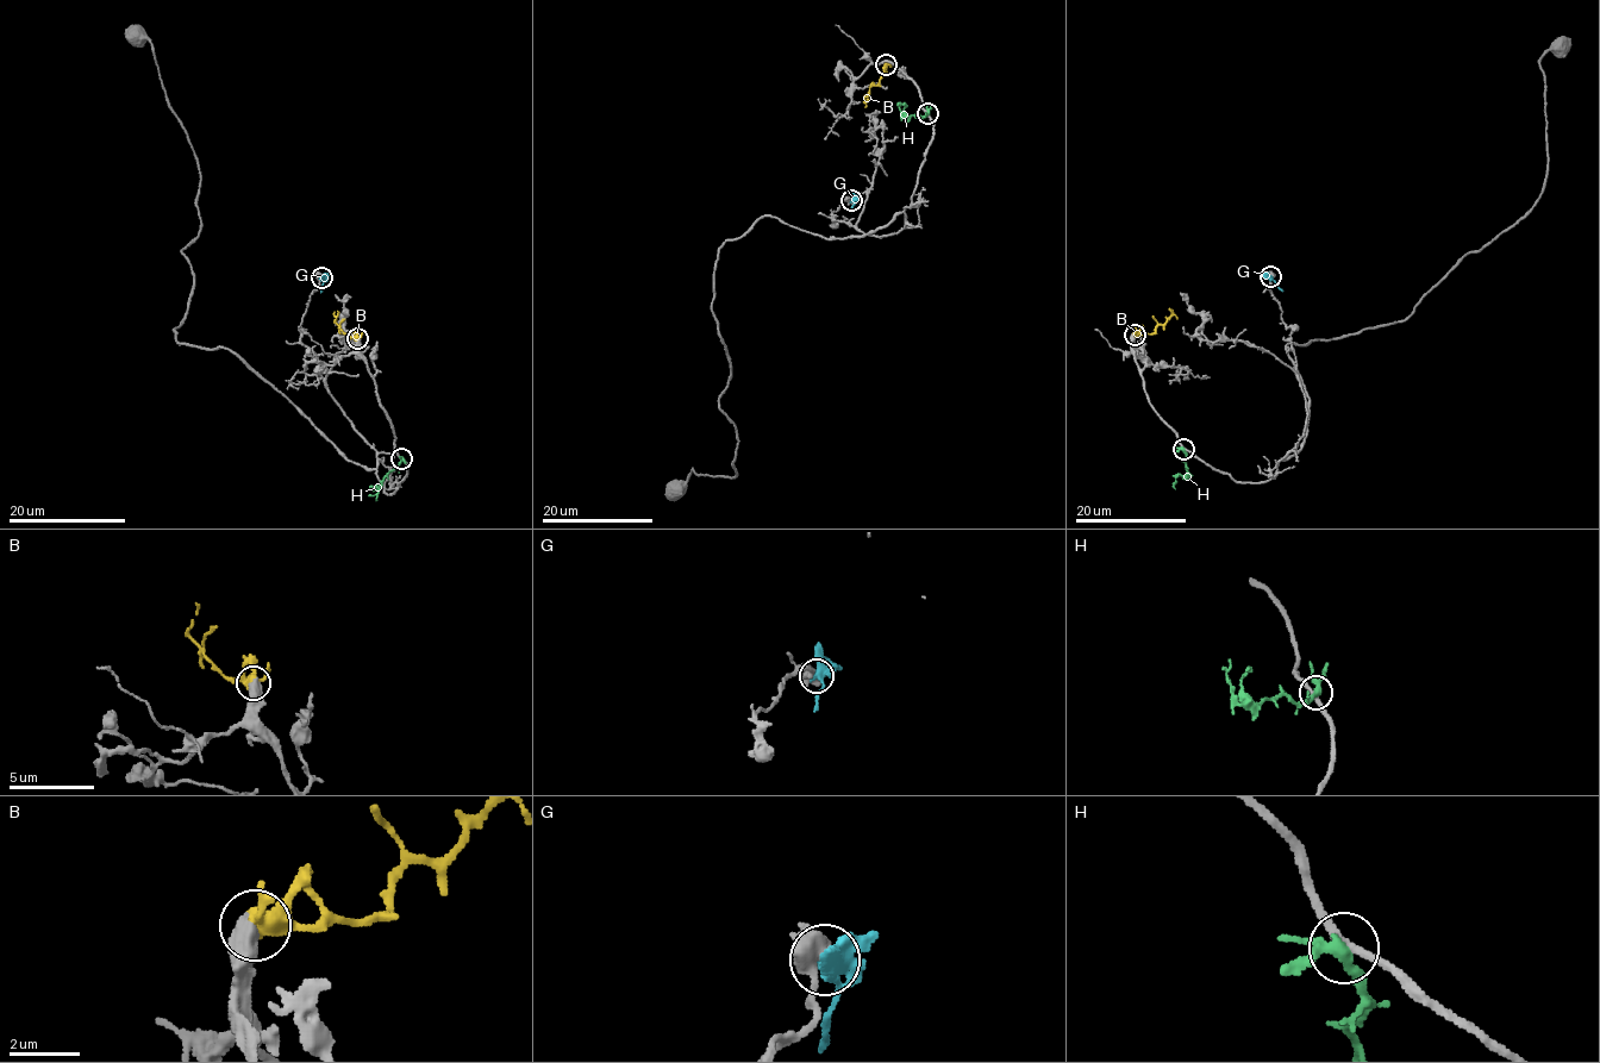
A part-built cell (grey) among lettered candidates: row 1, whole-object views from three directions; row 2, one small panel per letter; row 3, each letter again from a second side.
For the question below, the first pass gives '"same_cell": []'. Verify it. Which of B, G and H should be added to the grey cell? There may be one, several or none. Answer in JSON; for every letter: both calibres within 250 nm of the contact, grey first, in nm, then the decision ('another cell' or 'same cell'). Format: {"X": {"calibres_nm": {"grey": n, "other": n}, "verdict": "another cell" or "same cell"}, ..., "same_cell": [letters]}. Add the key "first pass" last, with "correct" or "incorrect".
{"B": {"calibres_nm": {"grey": 600, "other": 360}, "verdict": "same cell"}, "G": {"calibres_nm": {"grey": 800, "other": 400}, "verdict": "another cell"}, "H": {"calibres_nm": {"grey": 240, "other": 240}, "verdict": "another cell"}, "same_cell": ["B"], "first pass": "incorrect"}

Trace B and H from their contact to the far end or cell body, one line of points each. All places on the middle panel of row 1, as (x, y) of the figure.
B: (886, 64), (885, 74), (869, 88), (866, 107)
H: (927, 113), (910, 117), (905, 105), (897, 106)

